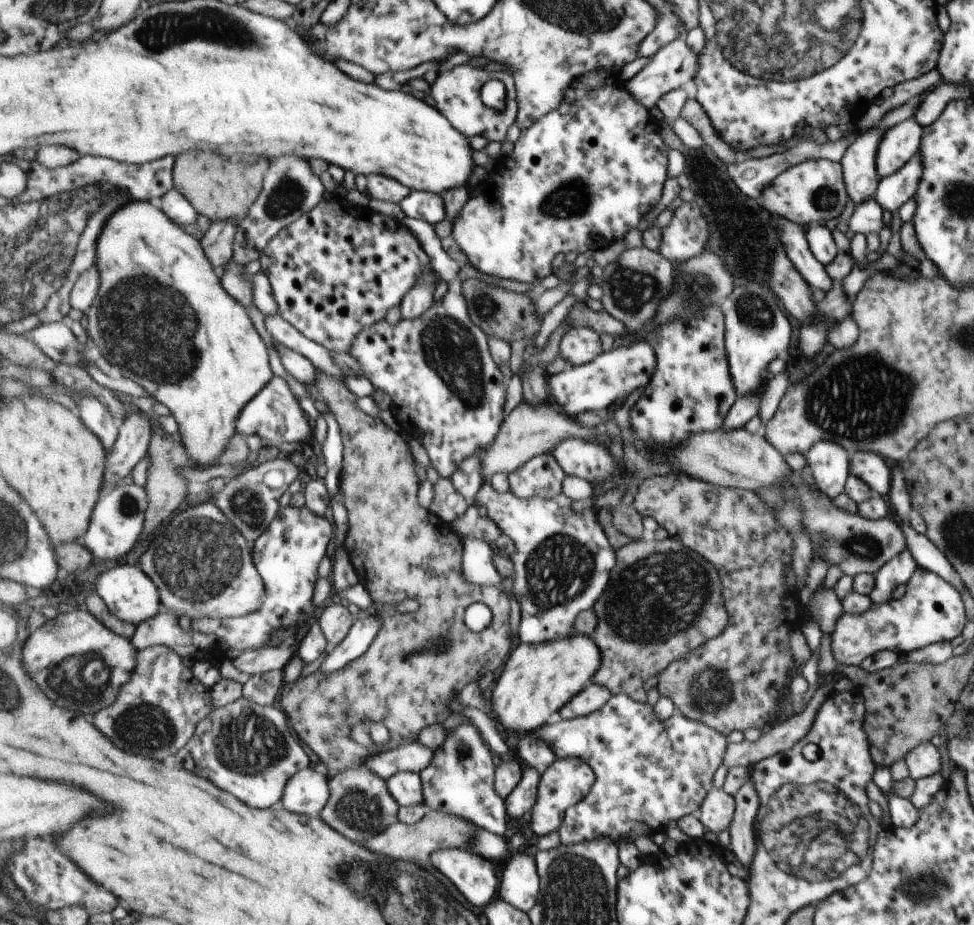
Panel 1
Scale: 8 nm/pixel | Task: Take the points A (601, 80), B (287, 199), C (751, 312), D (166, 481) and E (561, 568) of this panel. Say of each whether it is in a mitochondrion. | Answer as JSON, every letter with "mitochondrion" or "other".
{"A":"other","B":"mitochondrion","C":"mitochondrion","D":"other","E":"mitochondrion"}

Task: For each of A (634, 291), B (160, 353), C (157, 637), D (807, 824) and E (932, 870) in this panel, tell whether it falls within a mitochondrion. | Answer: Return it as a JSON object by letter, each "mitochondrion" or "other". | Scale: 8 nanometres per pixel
{"A":"mitochondrion","B":"mitochondrion","C":"other","D":"mitochondrion","E":"mitochondrion"}

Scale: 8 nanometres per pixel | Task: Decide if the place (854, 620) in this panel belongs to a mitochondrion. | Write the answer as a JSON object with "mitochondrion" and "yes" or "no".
{"mitochondrion":"no"}

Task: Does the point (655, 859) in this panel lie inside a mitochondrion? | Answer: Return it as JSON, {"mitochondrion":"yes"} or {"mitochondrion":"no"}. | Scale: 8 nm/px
{"mitochondrion":"no"}

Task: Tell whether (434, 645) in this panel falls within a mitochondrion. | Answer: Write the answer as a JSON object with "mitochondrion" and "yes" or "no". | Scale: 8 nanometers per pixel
{"mitochondrion":"yes"}

